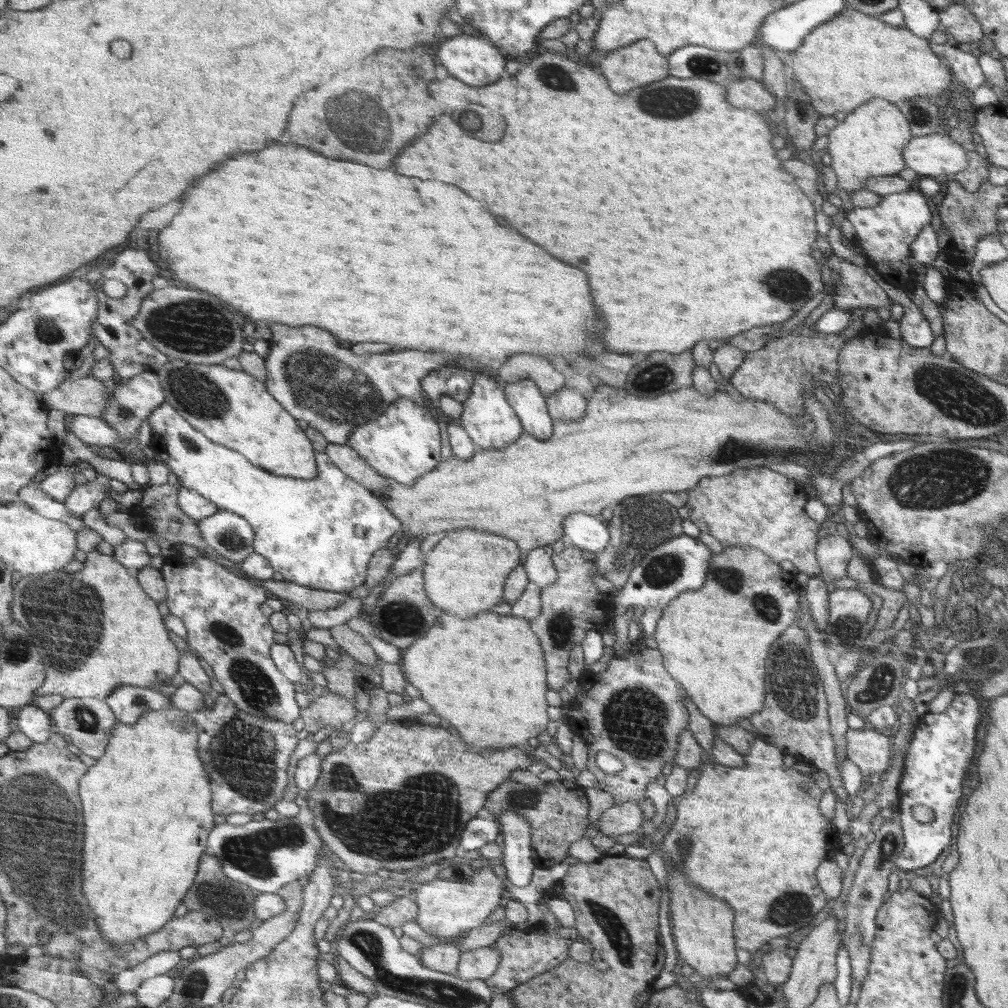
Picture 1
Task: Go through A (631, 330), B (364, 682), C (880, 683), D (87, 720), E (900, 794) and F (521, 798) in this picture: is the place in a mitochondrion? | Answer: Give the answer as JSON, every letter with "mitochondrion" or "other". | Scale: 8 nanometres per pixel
{"A":"other","B":"other","C":"mitochondrion","D":"mitochondrion","E":"other","F":"mitochondrion"}

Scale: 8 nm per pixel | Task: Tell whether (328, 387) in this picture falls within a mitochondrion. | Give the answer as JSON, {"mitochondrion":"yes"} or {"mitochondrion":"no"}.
{"mitochondrion":"yes"}

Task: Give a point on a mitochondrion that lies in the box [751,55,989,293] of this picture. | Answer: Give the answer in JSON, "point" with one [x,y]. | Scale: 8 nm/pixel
{"point":[920,114]}

